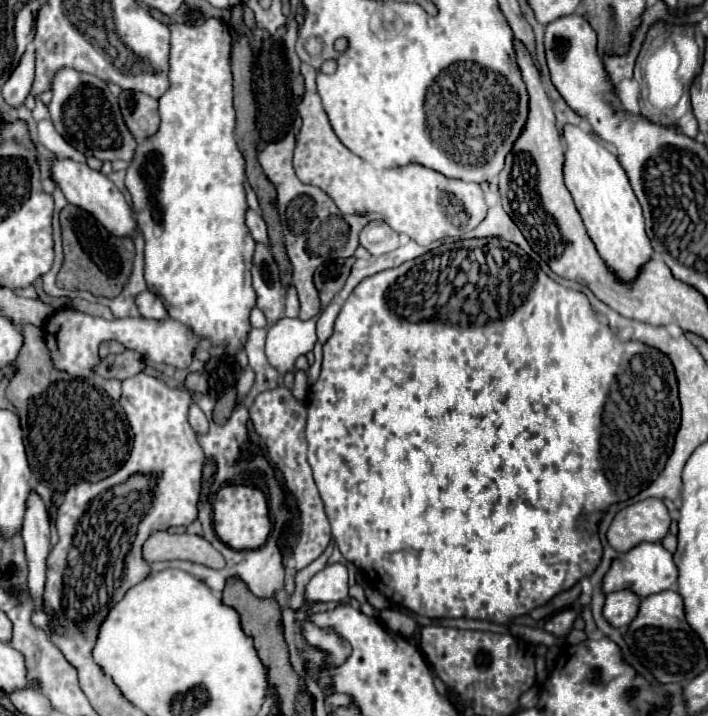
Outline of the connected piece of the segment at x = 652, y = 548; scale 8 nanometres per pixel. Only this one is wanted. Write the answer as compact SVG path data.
M639 544L633 550L629 550L625 556L629 562L627 568L619 560L615 560L611 570L607 572L607 576L603 580L603 592L605 594L621 590L621 588L633 588L633 592L637 592L639 596L651 596L651 594L675 588L677 566L673 564L673 554L667 552L661 544Z

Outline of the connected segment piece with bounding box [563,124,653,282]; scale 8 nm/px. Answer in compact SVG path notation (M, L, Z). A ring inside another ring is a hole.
M565 124L563 140L565 186L575 200L587 234L595 242L601 258L609 264L609 268L613 268L623 282L631 282L637 278L639 268L653 256L653 248L645 234L643 212L631 190L627 174L621 168L617 156L611 154L605 144L583 126Z

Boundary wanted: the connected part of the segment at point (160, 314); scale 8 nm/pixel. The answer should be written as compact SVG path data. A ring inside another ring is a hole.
M141 292L135 298L135 302L137 302L137 308L143 314L143 318L153 318L153 320L167 318L167 312L165 312L163 302L153 292Z

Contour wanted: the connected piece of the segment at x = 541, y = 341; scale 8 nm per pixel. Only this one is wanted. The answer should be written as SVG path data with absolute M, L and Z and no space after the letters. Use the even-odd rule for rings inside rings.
M483 238L483 240L471 240L471 252L477 248L473 260L469 258L469 250L465 248L463 242L455 242L455 244L441 244L439 248L403 262L397 268L391 270L383 270L377 272L369 278L365 278L353 292L351 296L345 300L337 320L335 320L335 330L331 334L331 338L325 342L323 346L323 366L321 366L321 376L319 380L309 388L307 394L307 442L309 442L309 464L313 468L313 478L315 484L319 488L319 494L323 498L325 504L325 512L327 518L331 522L331 530L333 530L333 538L341 550L341 554L345 556L347 562L353 562L359 570L363 572L375 572L375 586L377 590L387 596L391 602L403 604L405 608L429 616L429 618L477 618L477 620L489 620L489 622L497 622L497 624L507 624L509 620L529 614L533 608L543 606L545 602L549 602L555 594L569 590L571 586L575 586L581 578L591 576L593 568L597 568L597 564L601 562L603 556L603 546L601 540L597 536L599 530L599 522L597 516L601 516L611 504L615 502L623 502L629 500L633 496L637 496L641 490L645 490L665 468L665 462L669 458L669 452L673 450L673 440L677 434L677 428L681 424L681 404L679 404L679 392L677 392L677 376L673 372L673 364L667 356L663 356L661 350L649 346L649 344L641 344L635 340L619 340L615 336L615 332L607 326L601 324L597 320L597 312L593 310L591 302L587 300L587 296L583 292L565 288L561 284L557 284L555 280L551 280L541 268L539 264L535 264L535 260L531 260L517 244L507 242L507 240L499 240L499 238ZM513 300L519 300L519 304L513 308Z

